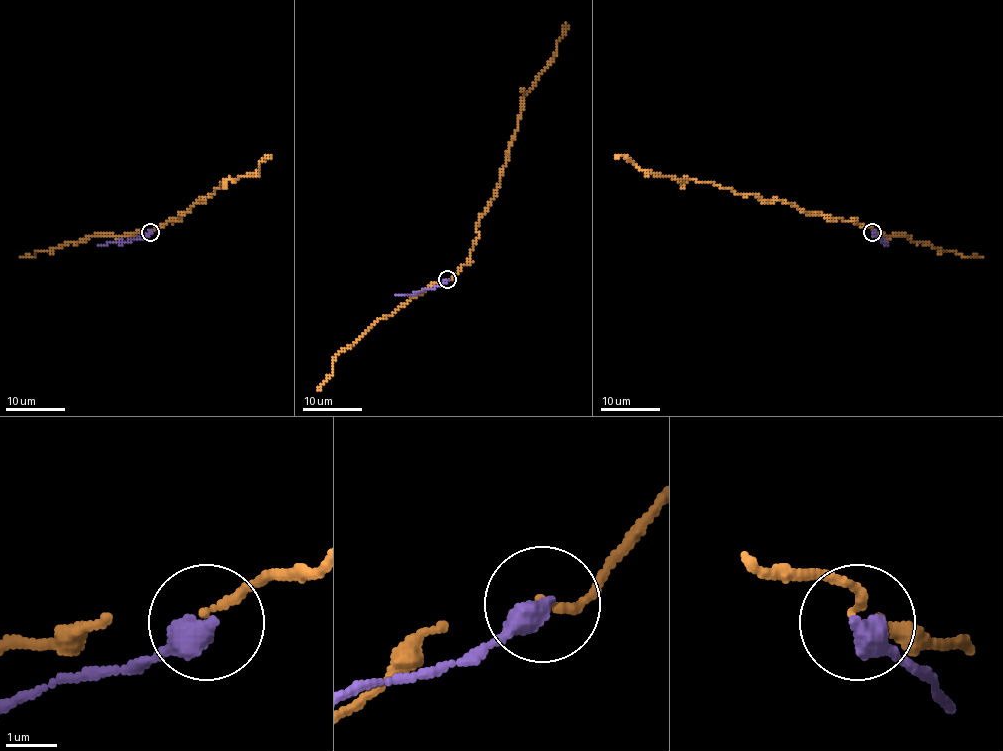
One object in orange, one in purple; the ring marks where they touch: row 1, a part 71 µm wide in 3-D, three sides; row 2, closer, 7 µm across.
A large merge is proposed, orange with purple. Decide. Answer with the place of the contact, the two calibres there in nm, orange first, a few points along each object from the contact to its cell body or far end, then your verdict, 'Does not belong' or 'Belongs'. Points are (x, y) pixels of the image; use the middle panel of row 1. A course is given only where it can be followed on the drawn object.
Place: (447, 279). Thickness 160 nm (orange) against 500 nm. Course of orange: (447, 279), (468, 263), (478, 218), (493, 198), (508, 156), (523, 95), (554, 55), (566, 24). Course of purple: (447, 279), (432, 288), (395, 295). Does not belong

